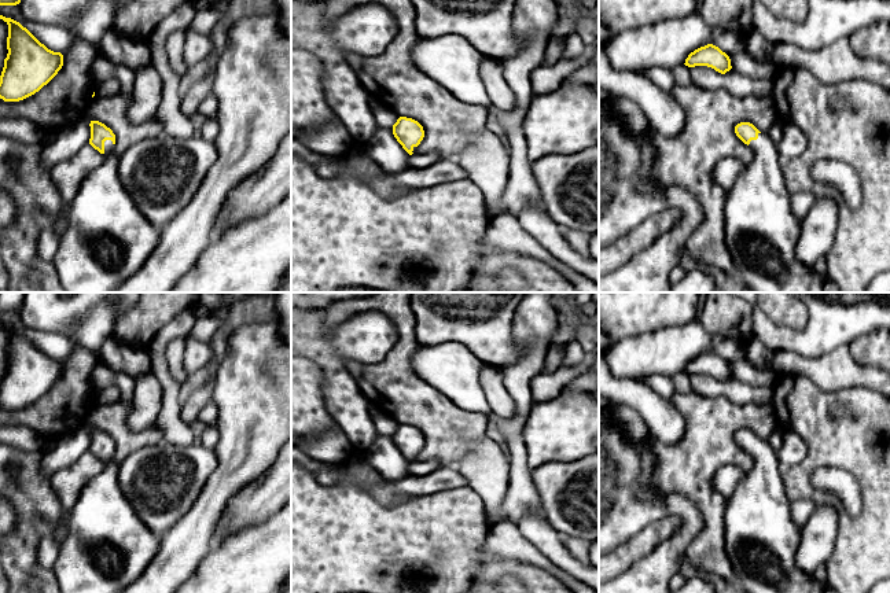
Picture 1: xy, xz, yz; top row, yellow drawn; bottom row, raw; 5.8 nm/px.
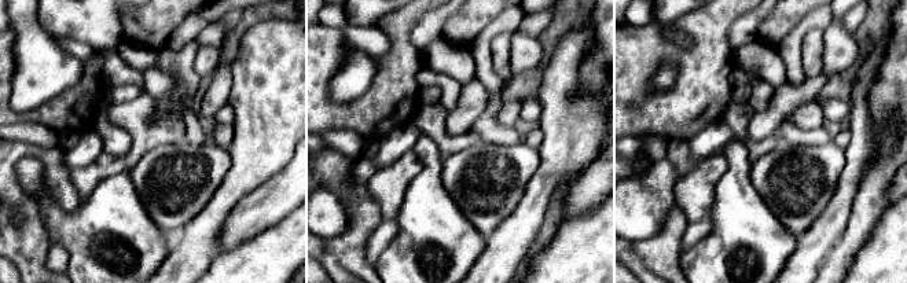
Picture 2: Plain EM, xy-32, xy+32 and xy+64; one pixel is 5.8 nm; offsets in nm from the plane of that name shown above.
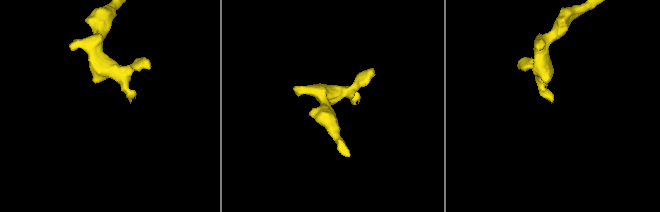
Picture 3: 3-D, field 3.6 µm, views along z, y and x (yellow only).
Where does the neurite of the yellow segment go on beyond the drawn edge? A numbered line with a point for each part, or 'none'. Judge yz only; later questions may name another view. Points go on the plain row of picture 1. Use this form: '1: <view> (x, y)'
1: yz (761, 540)

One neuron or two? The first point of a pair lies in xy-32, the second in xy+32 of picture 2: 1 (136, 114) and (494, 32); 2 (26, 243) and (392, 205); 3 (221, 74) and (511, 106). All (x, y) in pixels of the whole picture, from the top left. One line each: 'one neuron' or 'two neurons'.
1: two neurons
2: two neurons
3: one neuron

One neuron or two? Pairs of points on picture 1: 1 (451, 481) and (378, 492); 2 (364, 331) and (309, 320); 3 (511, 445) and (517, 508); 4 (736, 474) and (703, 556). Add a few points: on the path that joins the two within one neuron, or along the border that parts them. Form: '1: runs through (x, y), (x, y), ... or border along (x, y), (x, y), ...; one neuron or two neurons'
1: runs through (433, 482), (414, 485), (396, 492); one neuron
2: runs through (349, 339), (323, 339), (319, 335); one neuron
3: runs through (518, 460), (518, 493); one neuron
4: border along (717, 468), (712, 486), (725, 500); two neurons

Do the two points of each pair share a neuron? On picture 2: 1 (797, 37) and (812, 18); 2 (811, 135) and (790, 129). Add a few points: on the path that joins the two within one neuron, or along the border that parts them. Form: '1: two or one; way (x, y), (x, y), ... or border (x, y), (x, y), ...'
1: one; way (799, 33), (808, 22)
2: one; way (805, 135), (796, 135)

